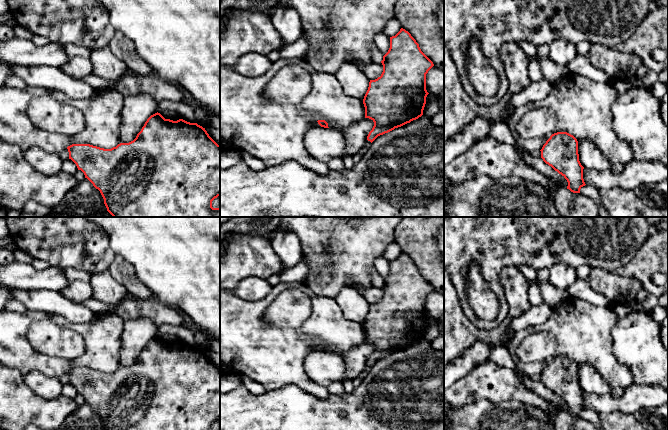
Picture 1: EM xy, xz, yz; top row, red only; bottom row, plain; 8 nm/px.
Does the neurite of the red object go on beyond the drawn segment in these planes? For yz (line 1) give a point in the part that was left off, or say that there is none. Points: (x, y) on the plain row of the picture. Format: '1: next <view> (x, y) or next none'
1: next none

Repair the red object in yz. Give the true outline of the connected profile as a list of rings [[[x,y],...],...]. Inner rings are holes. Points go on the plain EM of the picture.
[[[557,356],[543,369],[541,382],[568,406],[567,413],[573,417],[580,417],[585,410],[583,393],[579,385],[578,365],[567,356]]]

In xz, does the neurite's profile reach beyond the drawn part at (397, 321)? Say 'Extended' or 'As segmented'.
As segmented

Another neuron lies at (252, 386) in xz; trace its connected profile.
[[[237,375],[235,377],[237,377],[243,383],[243,386],[254,395],[261,395],[267,392],[266,388],[262,384],[245,375]]]

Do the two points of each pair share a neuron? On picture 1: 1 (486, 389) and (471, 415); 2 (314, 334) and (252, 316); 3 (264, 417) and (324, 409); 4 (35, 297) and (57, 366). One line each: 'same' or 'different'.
1: different
2: same
3: same
4: different

